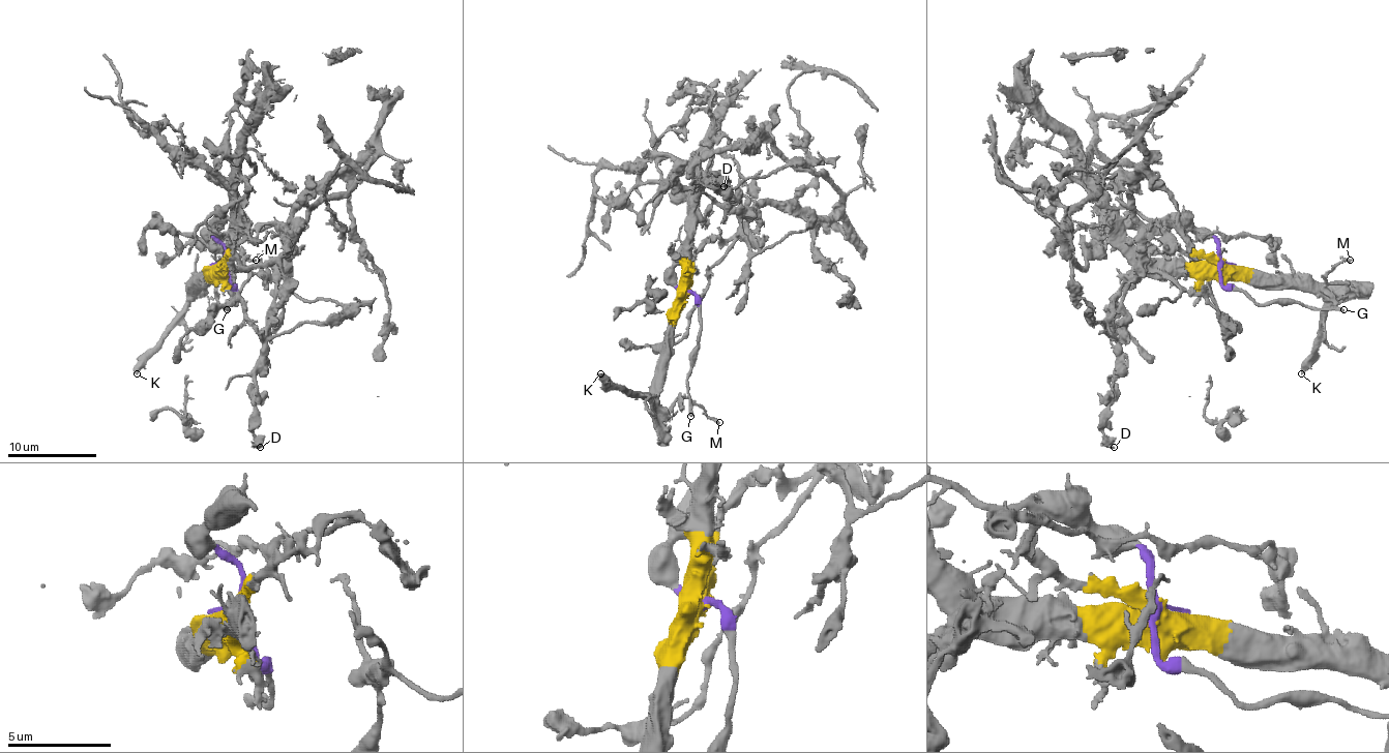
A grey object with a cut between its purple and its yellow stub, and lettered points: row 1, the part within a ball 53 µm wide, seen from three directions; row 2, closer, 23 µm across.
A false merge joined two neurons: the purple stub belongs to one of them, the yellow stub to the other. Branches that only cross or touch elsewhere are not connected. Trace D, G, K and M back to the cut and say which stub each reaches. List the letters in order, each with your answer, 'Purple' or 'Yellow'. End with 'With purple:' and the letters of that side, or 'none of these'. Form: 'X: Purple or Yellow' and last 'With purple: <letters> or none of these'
D: Yellow
G: Purple
K: Yellow
M: Yellow
With purple: G

